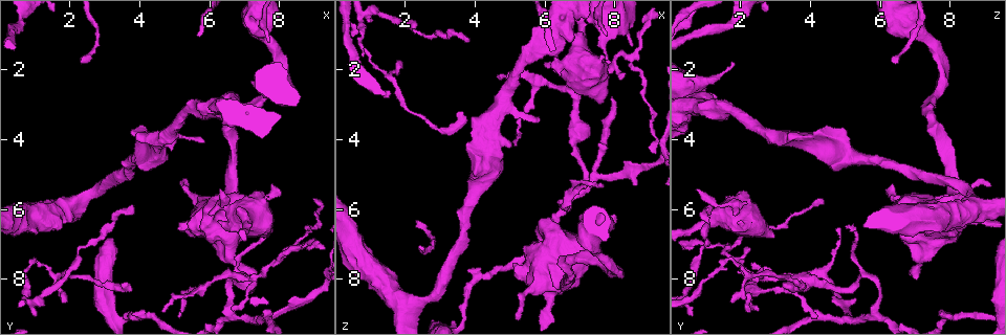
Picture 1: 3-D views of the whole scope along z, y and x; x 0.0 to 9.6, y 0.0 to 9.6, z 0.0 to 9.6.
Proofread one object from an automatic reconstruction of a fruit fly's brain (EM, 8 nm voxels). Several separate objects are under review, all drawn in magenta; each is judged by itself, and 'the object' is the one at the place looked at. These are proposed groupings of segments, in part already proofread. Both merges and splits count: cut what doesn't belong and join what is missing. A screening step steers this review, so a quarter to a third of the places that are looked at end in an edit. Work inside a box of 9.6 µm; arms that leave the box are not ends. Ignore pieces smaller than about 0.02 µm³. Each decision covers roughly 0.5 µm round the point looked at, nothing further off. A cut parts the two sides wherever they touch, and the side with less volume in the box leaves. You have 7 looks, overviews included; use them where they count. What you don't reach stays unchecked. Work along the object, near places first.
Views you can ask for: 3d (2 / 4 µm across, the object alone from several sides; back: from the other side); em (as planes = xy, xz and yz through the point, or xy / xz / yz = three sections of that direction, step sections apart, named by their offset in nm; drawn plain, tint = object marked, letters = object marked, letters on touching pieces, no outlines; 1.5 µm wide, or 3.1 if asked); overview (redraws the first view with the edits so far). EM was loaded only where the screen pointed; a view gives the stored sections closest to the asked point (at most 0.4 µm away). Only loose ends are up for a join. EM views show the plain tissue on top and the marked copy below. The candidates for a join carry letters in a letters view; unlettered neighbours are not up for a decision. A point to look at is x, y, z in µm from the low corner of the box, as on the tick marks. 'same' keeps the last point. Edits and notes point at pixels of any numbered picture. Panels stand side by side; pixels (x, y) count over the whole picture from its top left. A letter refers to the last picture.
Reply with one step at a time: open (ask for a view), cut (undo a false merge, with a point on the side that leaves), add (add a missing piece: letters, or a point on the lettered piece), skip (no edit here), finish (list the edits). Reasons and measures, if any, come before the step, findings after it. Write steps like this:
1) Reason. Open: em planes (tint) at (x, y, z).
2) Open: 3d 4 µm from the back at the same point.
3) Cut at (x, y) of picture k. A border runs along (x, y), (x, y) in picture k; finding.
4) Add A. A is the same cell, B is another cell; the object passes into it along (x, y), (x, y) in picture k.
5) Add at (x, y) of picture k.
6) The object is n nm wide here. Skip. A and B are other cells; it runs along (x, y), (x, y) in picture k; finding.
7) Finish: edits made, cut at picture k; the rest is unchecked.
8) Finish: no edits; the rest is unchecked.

Tapers out. Open: 3d 2 µm at (8.10, 7.15, 2.30).

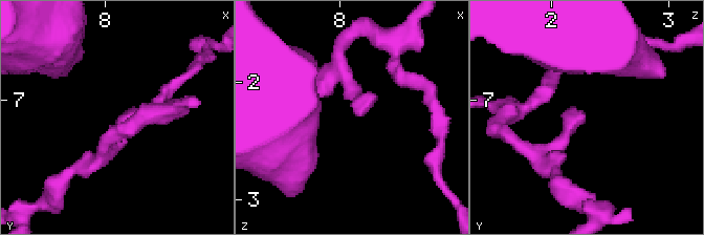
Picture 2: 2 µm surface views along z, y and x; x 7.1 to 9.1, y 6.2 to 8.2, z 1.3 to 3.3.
Need the tissue. Open: em xy step 8 (letters) at (8.14, 7.14, 2.28).

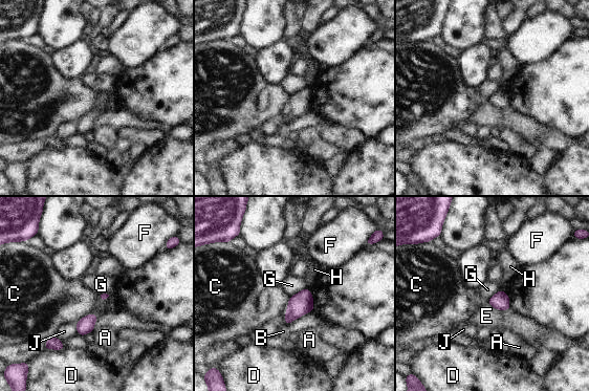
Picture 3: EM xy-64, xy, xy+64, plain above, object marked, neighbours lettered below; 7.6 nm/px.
Open: em planes (letters) at the same point.

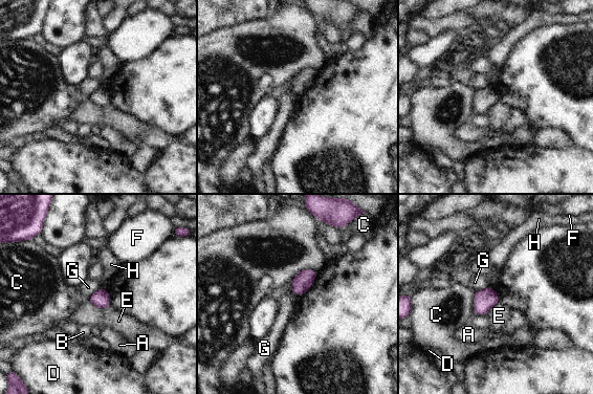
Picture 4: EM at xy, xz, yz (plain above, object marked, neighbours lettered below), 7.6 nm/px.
The object is 140 nm wide here. Skip. A, B, C, D, E, F, G and H are other cells; a border runs along (292, 278), (292, 291), (297, 296) in picture 4; none of them fits.

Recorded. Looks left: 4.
Free end. Open: em planes (letters) at (5.15, 9.05, 4.20).

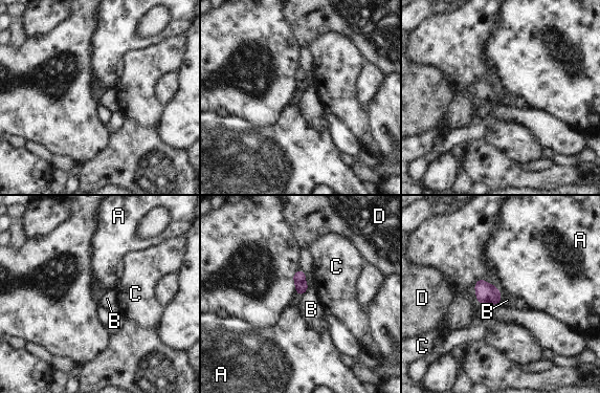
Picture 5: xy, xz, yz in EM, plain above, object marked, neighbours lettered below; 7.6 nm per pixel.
The object is 100 nm wide here. Skip. A, B, C and D are other cells; a border runs along (501, 292), (498, 304) in picture 5; none of them fits.

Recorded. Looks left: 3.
A narrow waist. Open: em planes (tint) at (6.35, 5.90, 1.35).

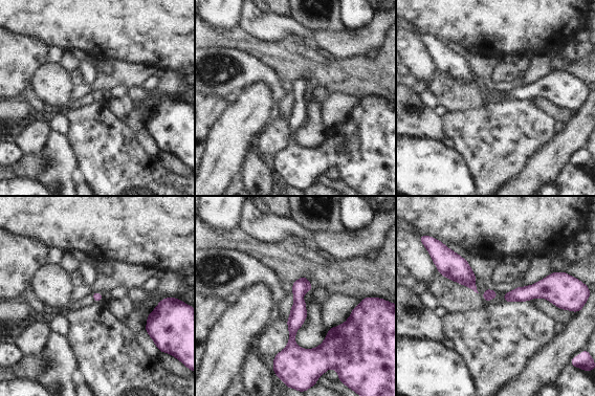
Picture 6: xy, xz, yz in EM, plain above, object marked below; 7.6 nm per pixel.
Open: em planes (letters) at the same point.

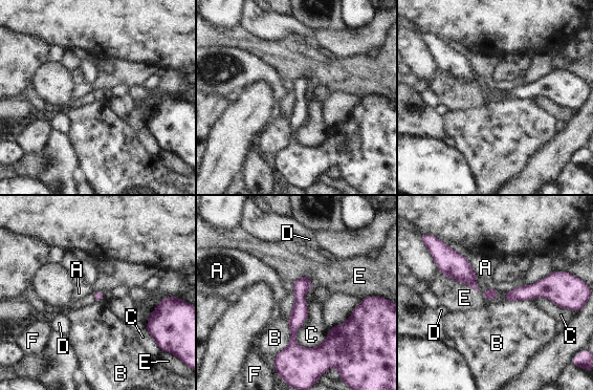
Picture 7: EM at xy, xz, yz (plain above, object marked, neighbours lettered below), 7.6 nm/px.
Skip. A, B, C, D, E and F are other cells; it runs along (357, 309), (325, 348), (291, 359) in picture 7; continuous, no second neuron.

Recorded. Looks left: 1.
Finish: no edits; the rest is unchecked.

